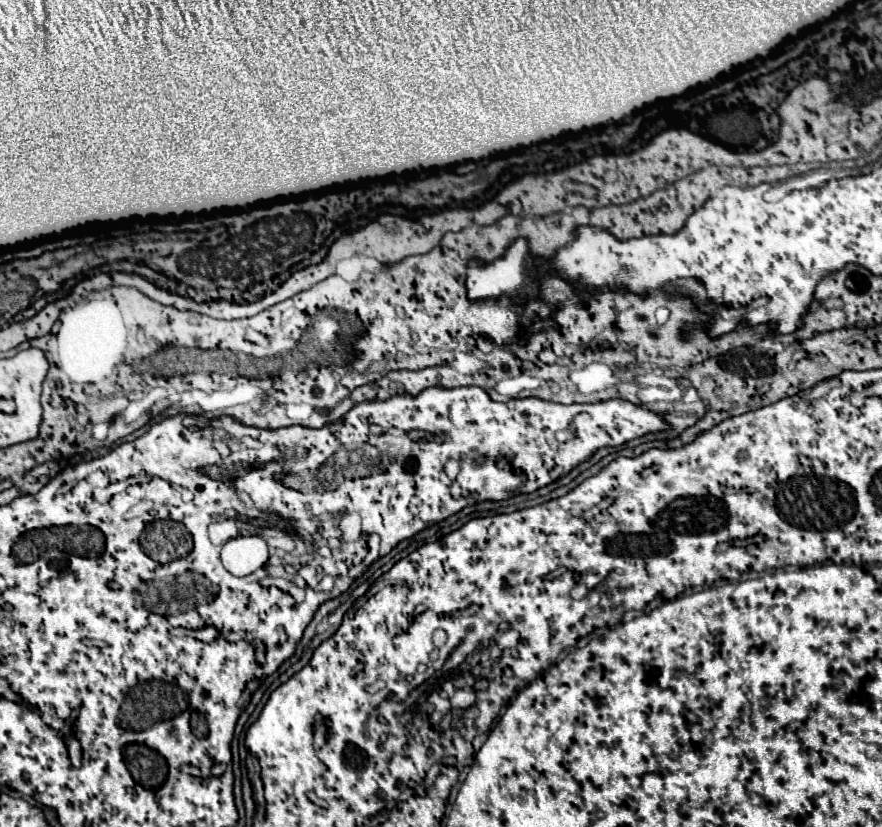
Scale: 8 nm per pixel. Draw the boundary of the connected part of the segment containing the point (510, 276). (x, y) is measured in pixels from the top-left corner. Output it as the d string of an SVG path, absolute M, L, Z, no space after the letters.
M516 238L506 254L494 262L472 262L466 268L468 300L500 300L502 296L514 298L514 292L524 286L520 266L530 252L528 238Z

